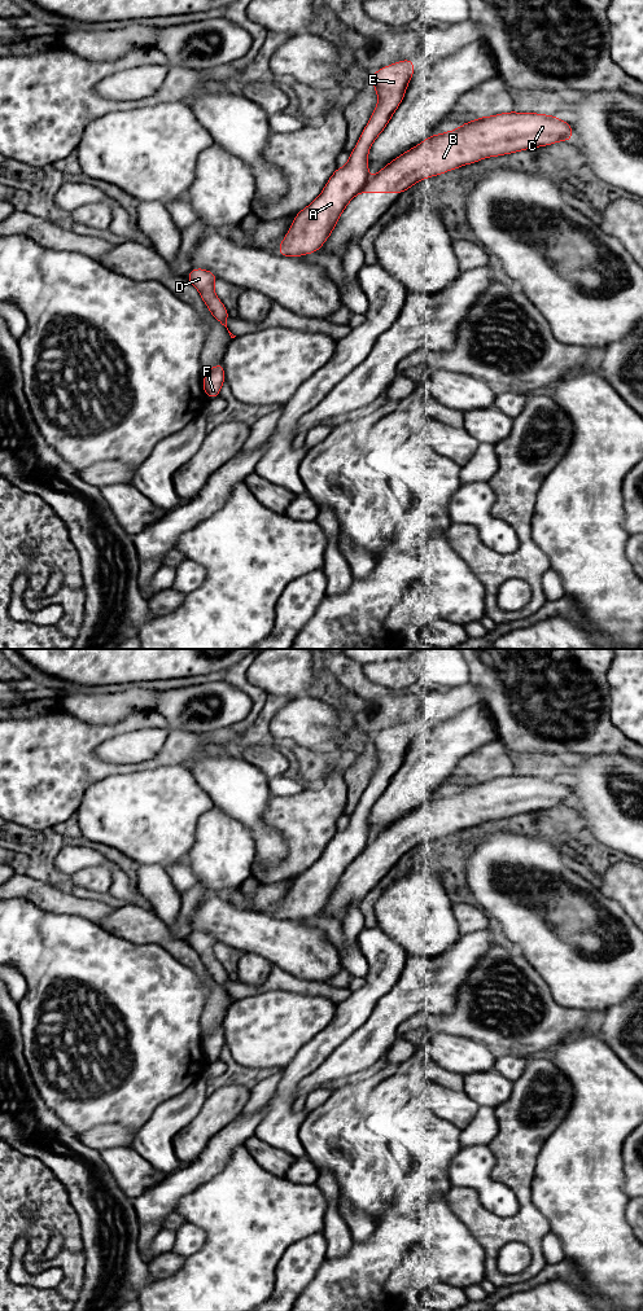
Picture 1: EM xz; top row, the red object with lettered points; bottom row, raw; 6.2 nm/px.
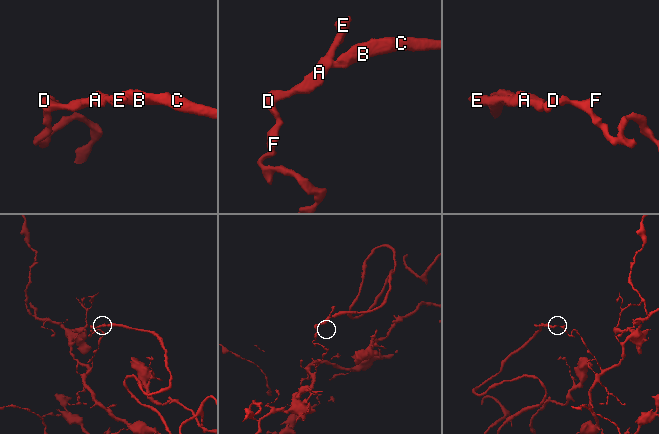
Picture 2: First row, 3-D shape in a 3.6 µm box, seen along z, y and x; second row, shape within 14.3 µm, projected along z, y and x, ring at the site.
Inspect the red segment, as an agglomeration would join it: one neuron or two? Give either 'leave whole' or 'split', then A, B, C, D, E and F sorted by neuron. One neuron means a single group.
split; groups A D E F / B C

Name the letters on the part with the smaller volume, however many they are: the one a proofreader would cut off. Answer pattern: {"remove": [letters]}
{"remove": ["B", "C"]}

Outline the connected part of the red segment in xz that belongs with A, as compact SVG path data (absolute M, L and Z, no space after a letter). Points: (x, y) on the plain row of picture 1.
M407 722L384 729L372 738L369 745L376 753L379 766L350 816L349 825L337 830L320 859L297 876L277 911L279 918L297 921L320 913L347 867L367 847L369 811L401 768L414 735L414 723Z

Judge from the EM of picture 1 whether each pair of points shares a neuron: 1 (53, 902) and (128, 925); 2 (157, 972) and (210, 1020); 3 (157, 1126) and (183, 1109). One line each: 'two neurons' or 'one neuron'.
1: one neuron
2: two neurons
3: one neuron

